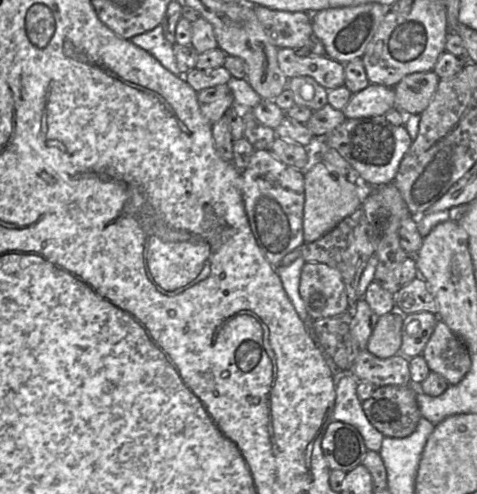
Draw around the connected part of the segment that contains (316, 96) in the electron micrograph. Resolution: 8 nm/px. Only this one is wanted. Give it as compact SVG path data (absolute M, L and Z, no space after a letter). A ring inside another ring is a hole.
M309 76L288 79L287 88L293 92L296 105L306 106L316 111L328 104L328 90Z

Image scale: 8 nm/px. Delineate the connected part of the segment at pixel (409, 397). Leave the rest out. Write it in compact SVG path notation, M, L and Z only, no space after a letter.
M388 385L375 388L372 395L362 401L362 408L368 421L384 437L410 436L422 418L416 400L417 389L415 385Z

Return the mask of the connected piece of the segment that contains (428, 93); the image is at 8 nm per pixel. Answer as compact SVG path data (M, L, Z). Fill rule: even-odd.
M433 71L416 72L405 76L393 88L395 106L408 114L421 114L436 92L440 78Z

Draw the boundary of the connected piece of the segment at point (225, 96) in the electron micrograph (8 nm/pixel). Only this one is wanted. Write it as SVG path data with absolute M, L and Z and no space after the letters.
M227 84L217 85L197 93L200 111L213 125L234 106L234 96Z

